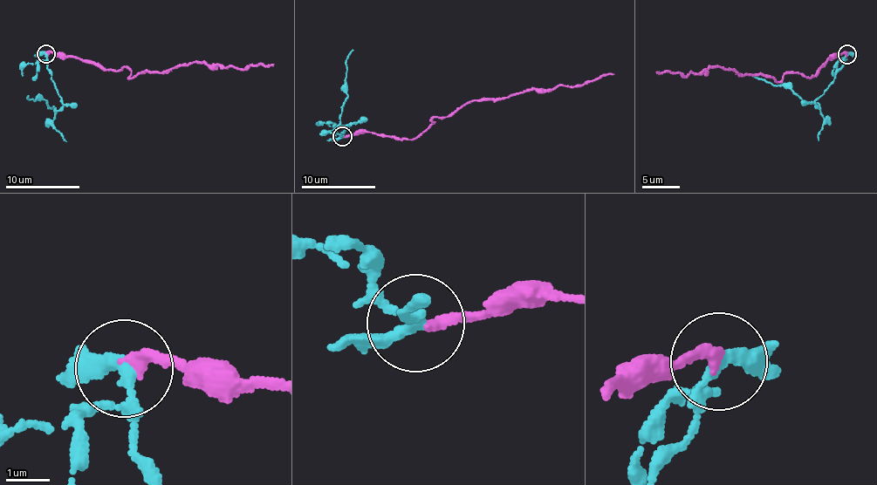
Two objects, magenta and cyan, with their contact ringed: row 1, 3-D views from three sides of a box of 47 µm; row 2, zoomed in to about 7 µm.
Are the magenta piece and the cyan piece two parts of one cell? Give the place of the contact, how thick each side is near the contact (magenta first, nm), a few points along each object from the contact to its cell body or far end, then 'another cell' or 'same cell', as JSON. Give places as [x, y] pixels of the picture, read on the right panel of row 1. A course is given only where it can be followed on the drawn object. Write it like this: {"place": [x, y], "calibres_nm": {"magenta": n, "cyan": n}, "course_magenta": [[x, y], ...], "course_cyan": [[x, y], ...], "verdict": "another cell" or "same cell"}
{"place": [846, 54], "calibres_nm": {"magenta": 240, "cyan": 200}, "course_magenta": [[846, 52], [825, 61], [810, 78], [786, 74], [777, 81], [738, 76], [719, 66], [682, 76], [656, 72]], "course_cyan": [[846, 54], [832, 84], [815, 101], [817, 108], [816, 104], [803, 100], [783, 85], [751, 75]], "verdict": "another cell"}

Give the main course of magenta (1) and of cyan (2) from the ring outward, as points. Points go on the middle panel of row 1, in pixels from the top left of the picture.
1: (342, 135), (413, 140), (434, 119), (470, 101), (578, 86), (614, 75)
2: (341, 136), (349, 124), (340, 125), (341, 107), (346, 94), (346, 60), (353, 51)

